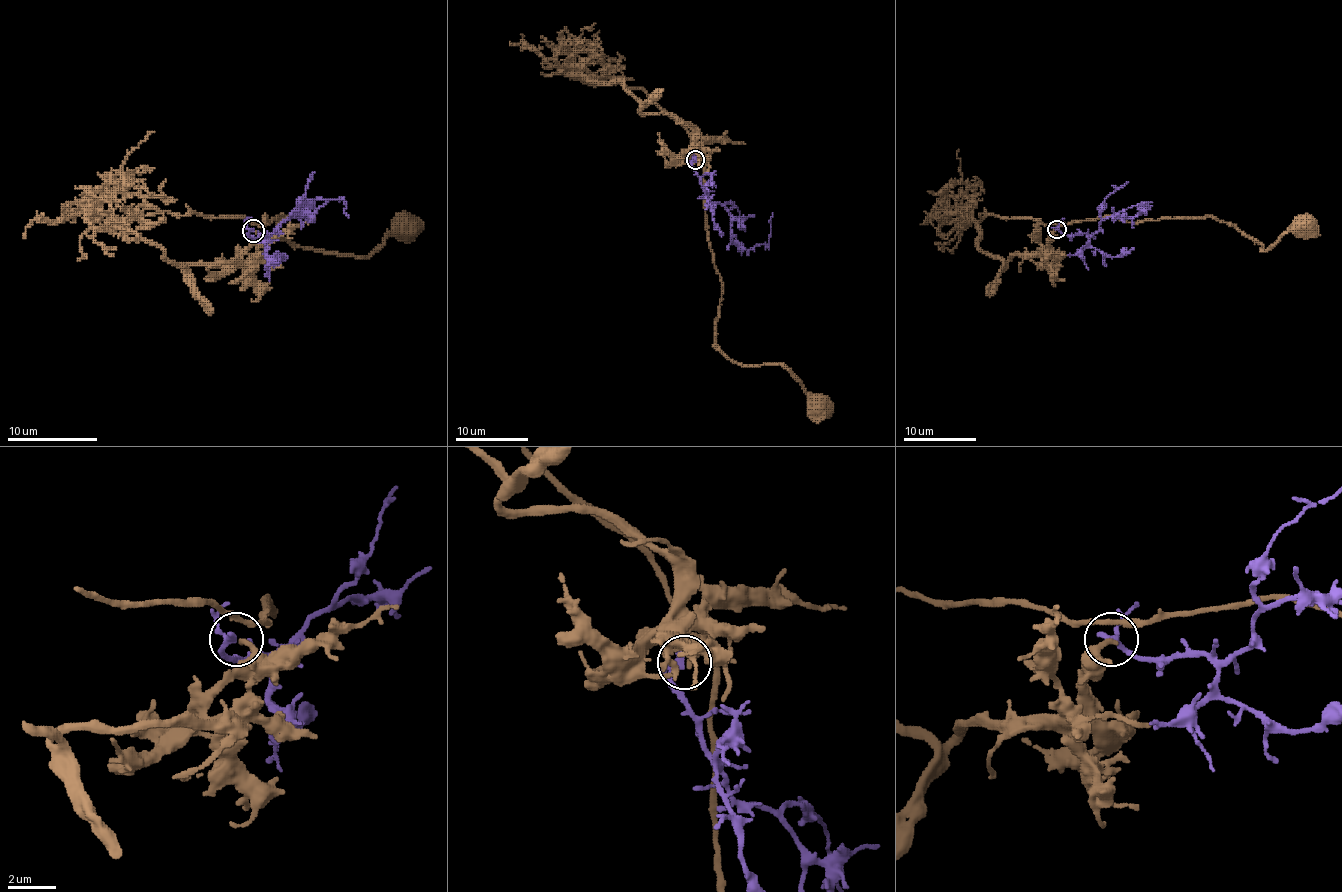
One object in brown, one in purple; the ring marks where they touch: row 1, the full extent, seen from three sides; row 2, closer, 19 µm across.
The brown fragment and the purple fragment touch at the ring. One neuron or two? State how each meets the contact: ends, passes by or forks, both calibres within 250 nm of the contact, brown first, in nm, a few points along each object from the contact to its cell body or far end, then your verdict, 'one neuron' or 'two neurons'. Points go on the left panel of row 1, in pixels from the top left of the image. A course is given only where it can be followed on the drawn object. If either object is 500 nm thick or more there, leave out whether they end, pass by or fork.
brown ends there; purple passes by; 220 nm thick on the brown side, 240 nm on the other; brown runs (253, 231), (249, 260), (186, 269), (127, 224), (283, 215), (276, 229), (305, 249), (360, 256), (403, 226); purple runs (253, 231), (249, 233), (251, 238), (267, 238), (314, 202), (344, 199), (348, 215); two neurons

